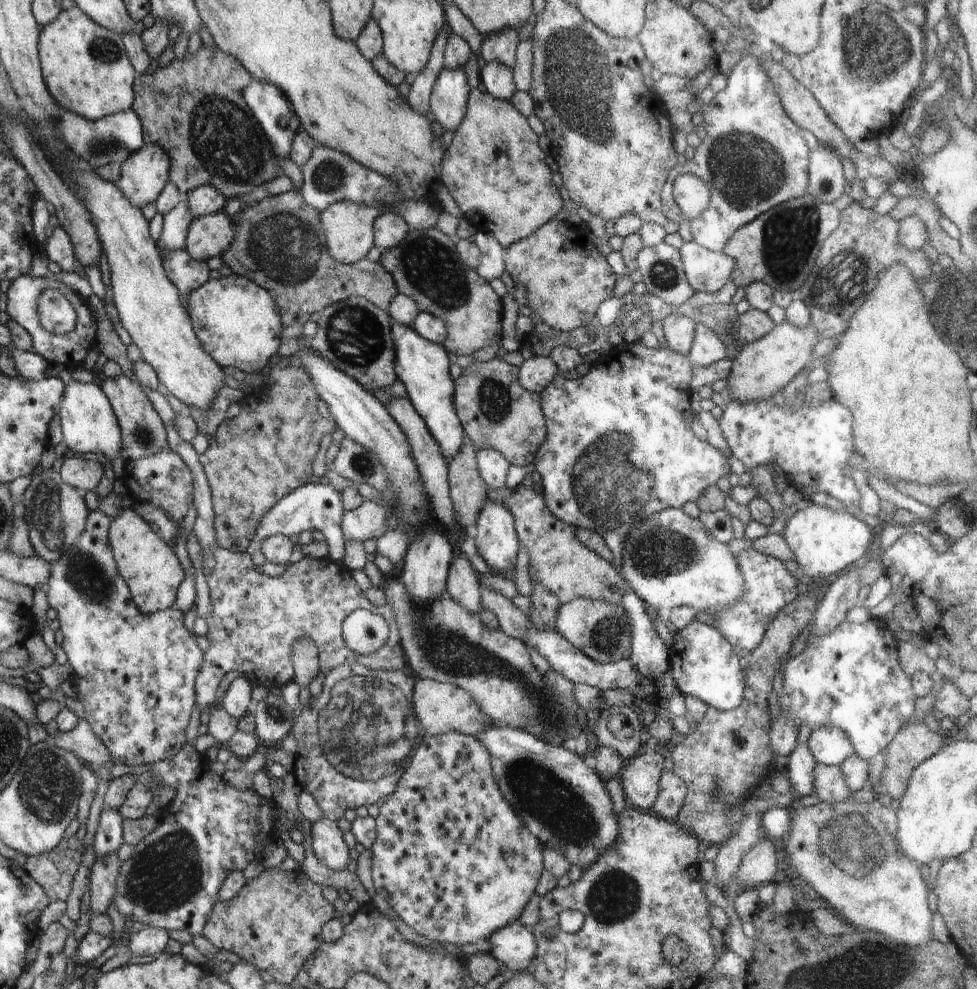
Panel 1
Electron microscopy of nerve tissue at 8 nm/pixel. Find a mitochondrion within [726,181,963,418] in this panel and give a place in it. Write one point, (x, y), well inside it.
(788, 238)

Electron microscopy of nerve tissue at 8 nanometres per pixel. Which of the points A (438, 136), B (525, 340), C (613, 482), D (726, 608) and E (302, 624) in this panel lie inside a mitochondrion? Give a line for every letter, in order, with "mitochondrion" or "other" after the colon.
A: other
B: other
C: mitochondrion
D: other
E: mitochondrion

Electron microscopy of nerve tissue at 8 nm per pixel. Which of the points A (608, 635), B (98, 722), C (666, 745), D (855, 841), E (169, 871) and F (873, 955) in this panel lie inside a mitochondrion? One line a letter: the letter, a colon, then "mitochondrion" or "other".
A: mitochondrion
B: other
C: other
D: mitochondrion
E: mitochondrion
F: mitochondrion

